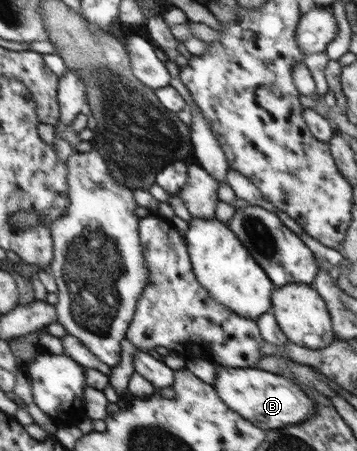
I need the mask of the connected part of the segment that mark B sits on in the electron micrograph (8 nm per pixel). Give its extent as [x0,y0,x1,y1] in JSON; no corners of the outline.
[212,367,315,432]

